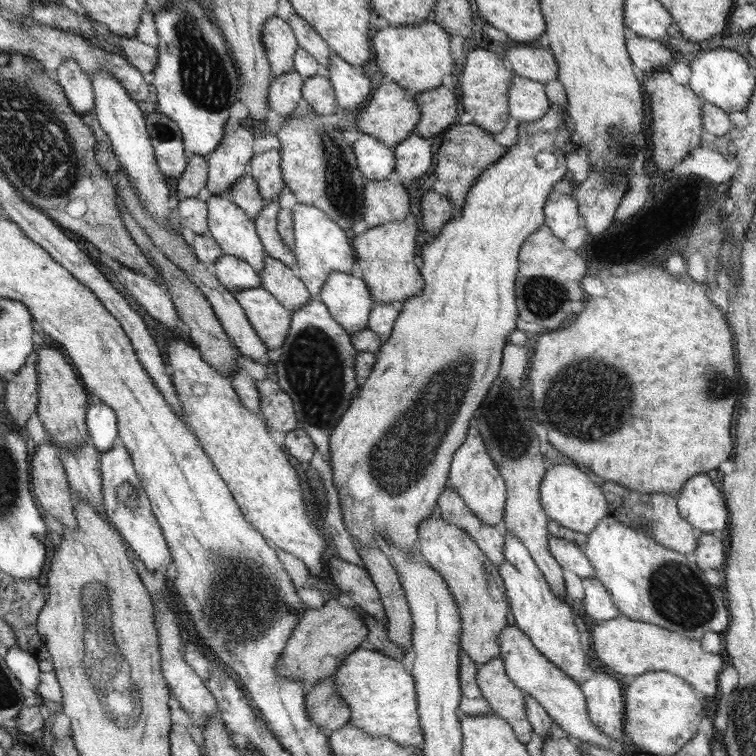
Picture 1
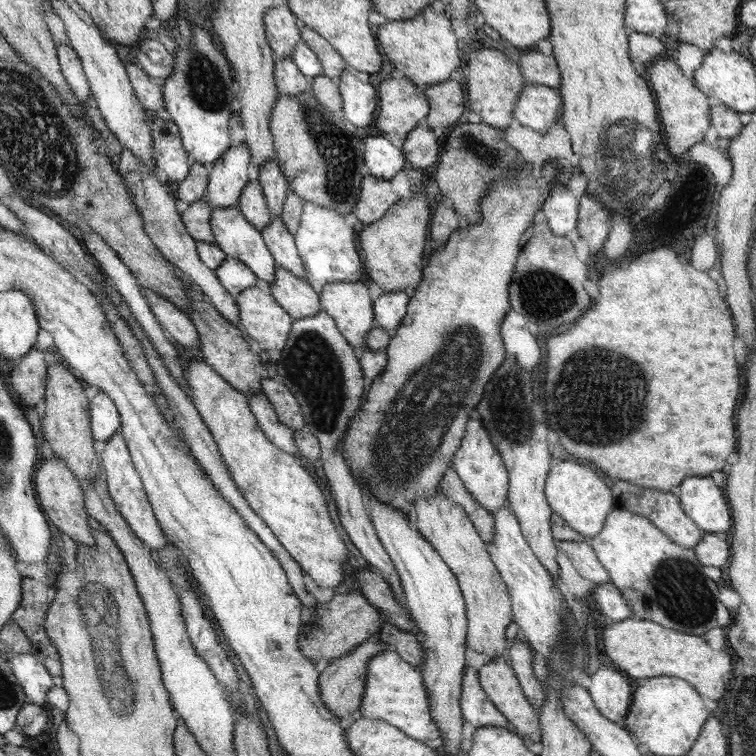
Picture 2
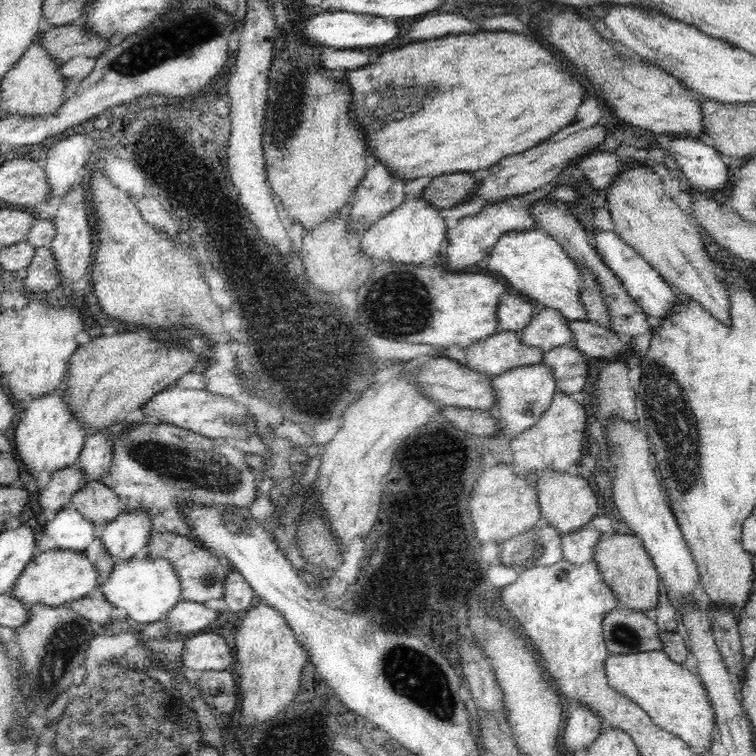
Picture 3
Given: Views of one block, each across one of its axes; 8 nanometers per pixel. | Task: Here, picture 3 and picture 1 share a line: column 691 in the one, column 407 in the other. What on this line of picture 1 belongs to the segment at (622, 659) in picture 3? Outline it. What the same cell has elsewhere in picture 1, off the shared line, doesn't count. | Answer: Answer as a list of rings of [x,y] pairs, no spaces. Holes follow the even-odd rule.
[[[361,646],[337,670],[334,691],[350,705],[351,718],[347,724],[367,730],[373,738],[384,736],[401,746],[424,748],[425,732],[420,725],[415,678],[406,672],[401,660],[374,651],[370,646],[366,649]]]

